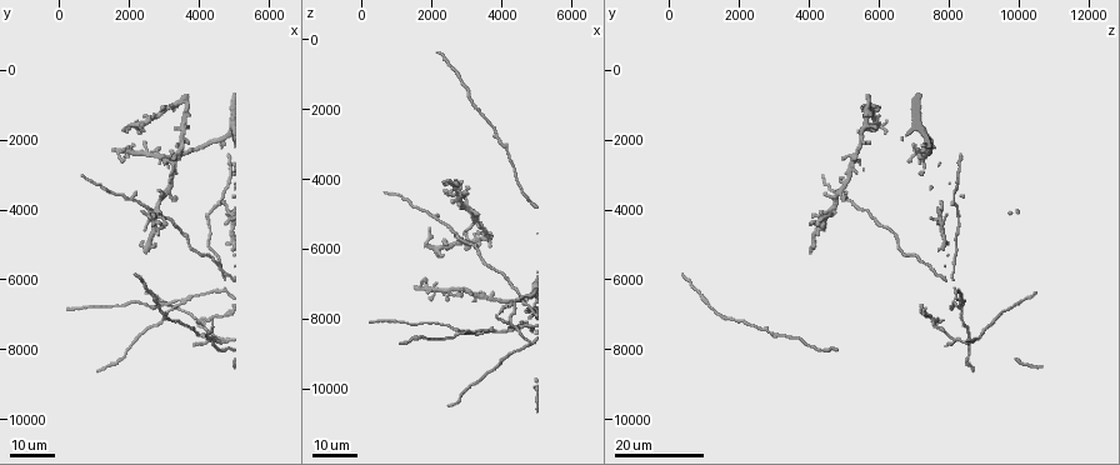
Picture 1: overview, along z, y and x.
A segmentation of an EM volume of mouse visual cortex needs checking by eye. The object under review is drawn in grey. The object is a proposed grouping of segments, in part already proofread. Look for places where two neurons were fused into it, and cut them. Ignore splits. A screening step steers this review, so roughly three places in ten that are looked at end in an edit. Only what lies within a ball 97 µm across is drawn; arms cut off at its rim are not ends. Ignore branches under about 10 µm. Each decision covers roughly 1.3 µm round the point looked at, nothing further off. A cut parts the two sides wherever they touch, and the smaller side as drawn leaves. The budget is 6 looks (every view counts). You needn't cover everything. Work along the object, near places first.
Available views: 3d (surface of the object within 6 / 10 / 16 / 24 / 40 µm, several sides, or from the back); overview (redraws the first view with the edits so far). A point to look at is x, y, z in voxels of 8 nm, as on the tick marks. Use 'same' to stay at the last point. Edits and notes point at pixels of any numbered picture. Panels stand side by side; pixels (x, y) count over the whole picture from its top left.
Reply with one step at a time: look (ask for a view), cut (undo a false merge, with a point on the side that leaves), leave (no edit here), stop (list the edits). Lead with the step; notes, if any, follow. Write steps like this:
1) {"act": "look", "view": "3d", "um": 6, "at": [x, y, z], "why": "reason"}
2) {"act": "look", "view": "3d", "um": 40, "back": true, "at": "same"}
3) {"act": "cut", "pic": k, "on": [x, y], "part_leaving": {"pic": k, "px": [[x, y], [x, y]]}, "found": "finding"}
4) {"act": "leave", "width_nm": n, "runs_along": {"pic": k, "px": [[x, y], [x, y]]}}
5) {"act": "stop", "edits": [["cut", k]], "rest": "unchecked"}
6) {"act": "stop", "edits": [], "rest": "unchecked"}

{"act": "look", "view": "3d", "um": 24, "at": [4900, 7700, 8700]}

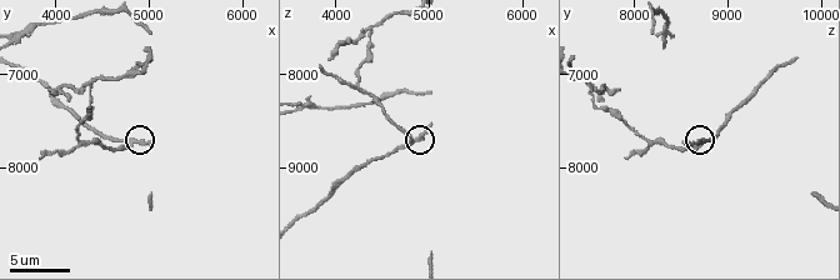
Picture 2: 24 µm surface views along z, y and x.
{"act": "look", "view": "3d", "um": 10, "at": [4800, 7750, 8700]}

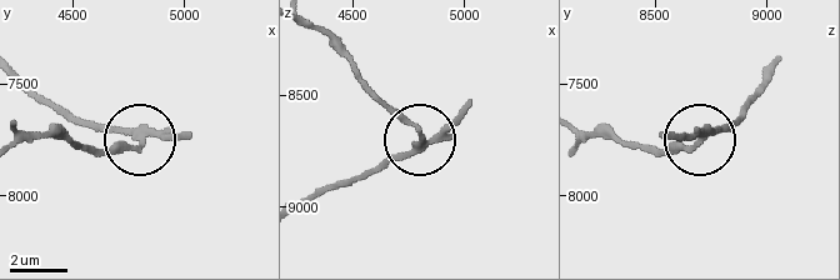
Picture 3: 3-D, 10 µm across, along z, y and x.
{"act": "look", "view": "3d", "um": 10, "back": true, "at": [4800, 7760, 8700]}

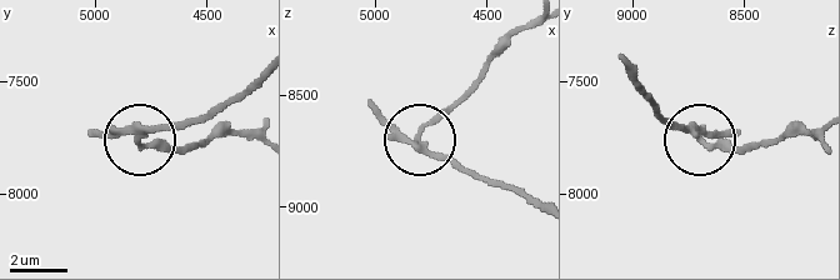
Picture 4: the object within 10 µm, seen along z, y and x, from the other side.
{"act": "cut", "pic": 4, "on": [168, 144], "part_leaving": {"pic": 4, "px": [[141, 136], [194, 149], [256, 133]]}, "found": "two neurons meet here"}

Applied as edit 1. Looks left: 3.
{"act": "look", "view": "overview"}

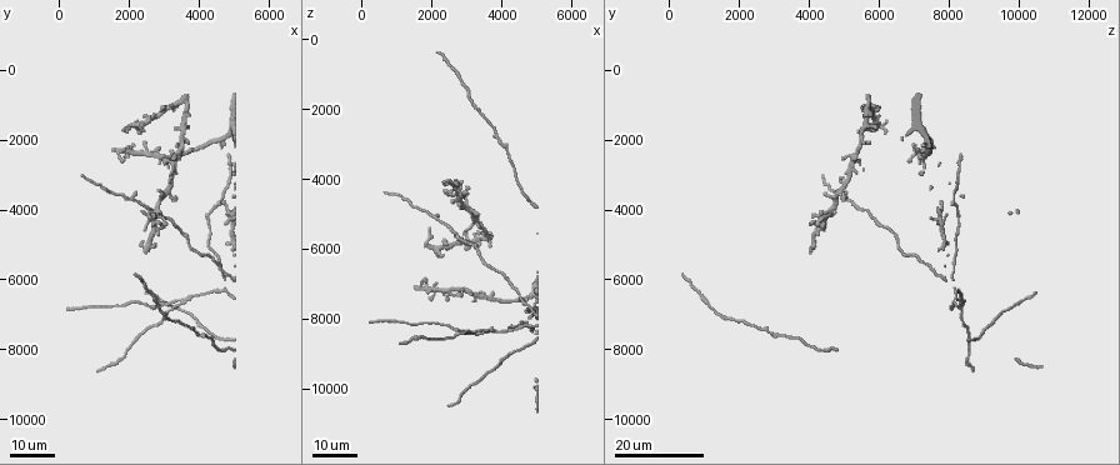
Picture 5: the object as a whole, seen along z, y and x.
{"act": "look", "view": "3d", "um": 16, "at": [4300, 4600, 8200], "why": "sudden change in width"}

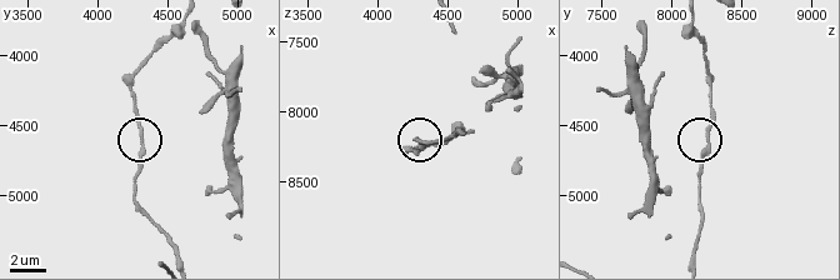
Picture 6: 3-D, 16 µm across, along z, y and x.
{"act": "look", "view": "3d", "um": 6, "at": [4320, 4540, 8260], "why": "zoom in"}

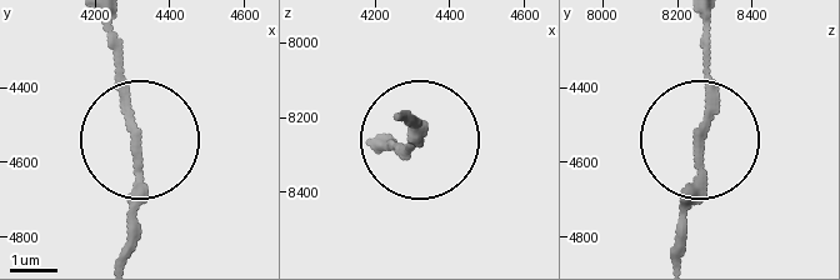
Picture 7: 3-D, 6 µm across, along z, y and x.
{"act": "leave", "width_nm": 150, "found": "all the same neuron"}

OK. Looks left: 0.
{"act": "stop", "edits": [["cut", 4]], "rest": "unchecked"}

